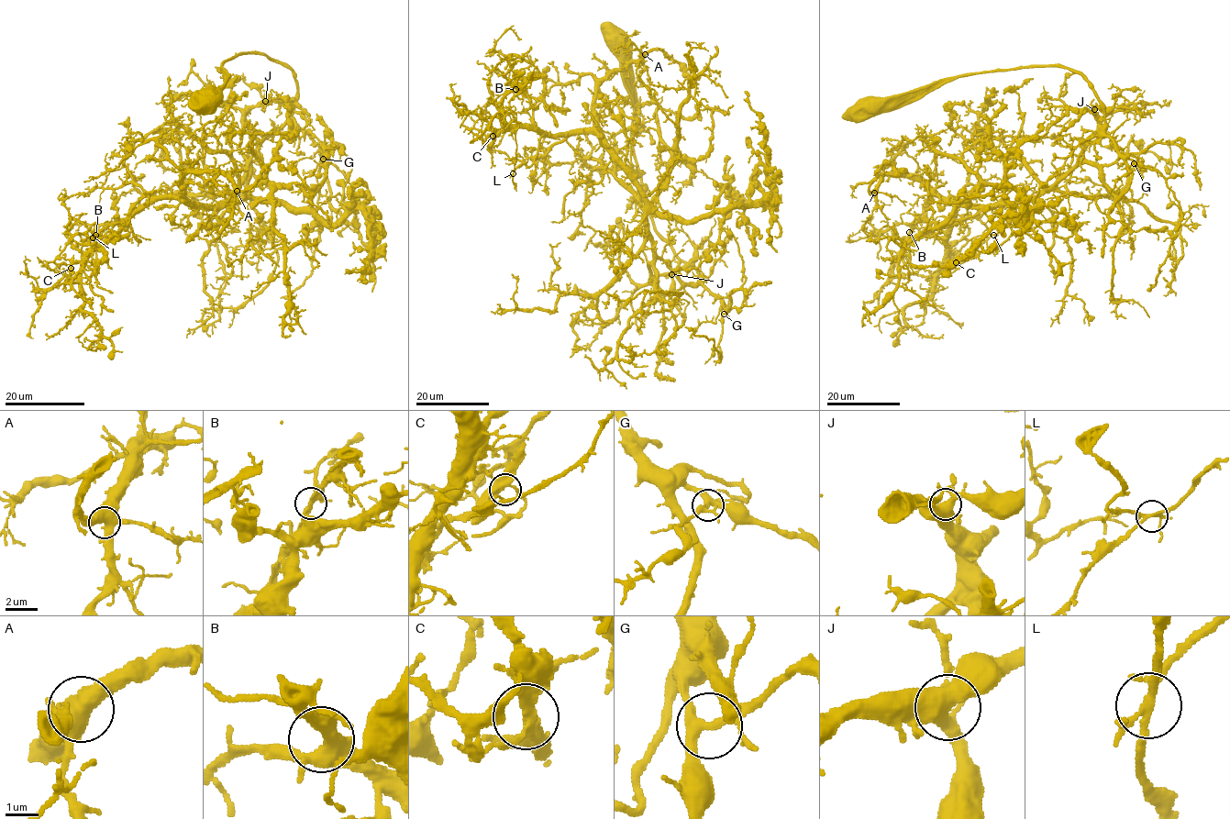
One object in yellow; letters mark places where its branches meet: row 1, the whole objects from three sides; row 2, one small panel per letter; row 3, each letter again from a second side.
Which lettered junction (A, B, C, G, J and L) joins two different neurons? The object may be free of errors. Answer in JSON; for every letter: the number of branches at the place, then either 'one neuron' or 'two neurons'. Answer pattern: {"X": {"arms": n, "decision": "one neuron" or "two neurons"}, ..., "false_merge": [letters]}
{"A": {"arms": 4, "decision": "one neuron"}, "B": {"arms": 4, "decision": "one neuron"}, "C": {"arms": 4, "decision": "one neuron"}, "G": {"arms": 4, "decision": "one neuron"}, "J": {"arms": 5, "decision": "one neuron"}, "L": {"arms": 6, "decision": "one neuron"}, "false_merge": []}

